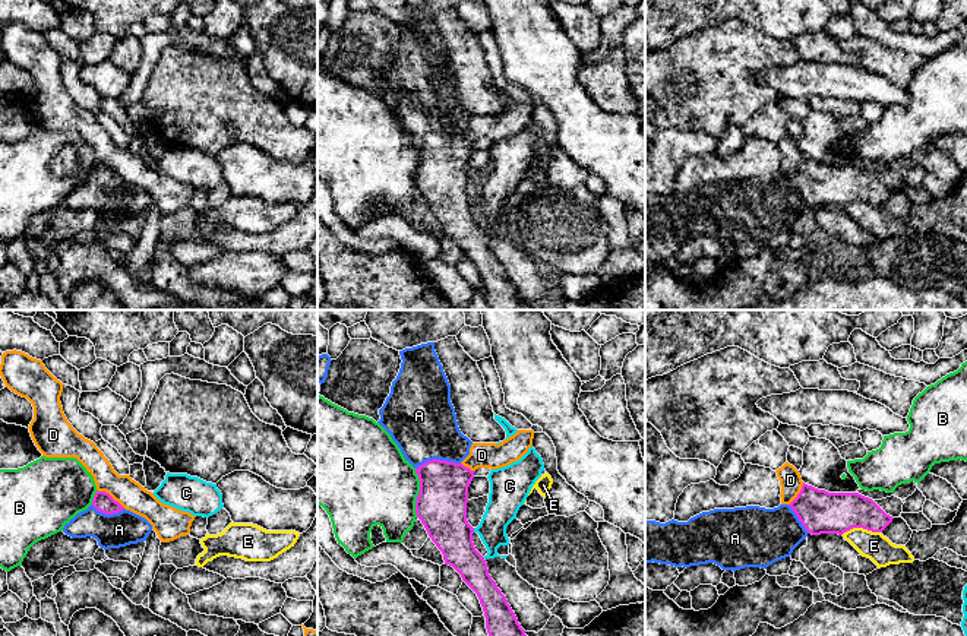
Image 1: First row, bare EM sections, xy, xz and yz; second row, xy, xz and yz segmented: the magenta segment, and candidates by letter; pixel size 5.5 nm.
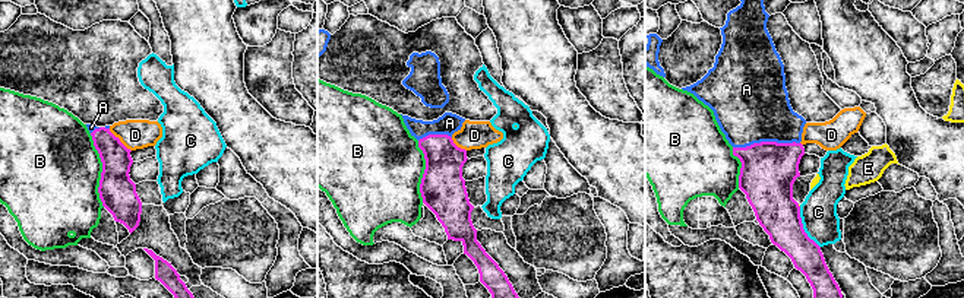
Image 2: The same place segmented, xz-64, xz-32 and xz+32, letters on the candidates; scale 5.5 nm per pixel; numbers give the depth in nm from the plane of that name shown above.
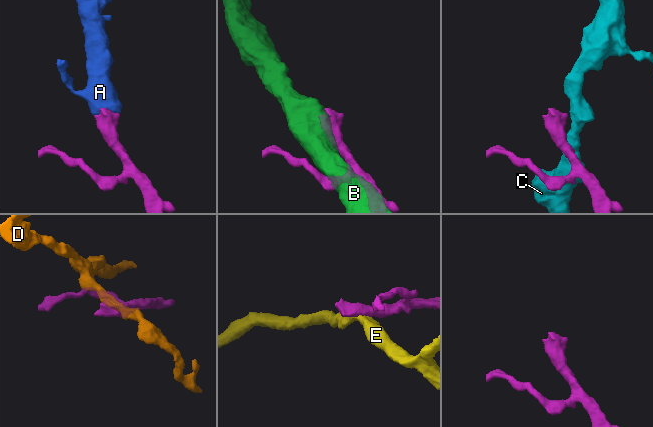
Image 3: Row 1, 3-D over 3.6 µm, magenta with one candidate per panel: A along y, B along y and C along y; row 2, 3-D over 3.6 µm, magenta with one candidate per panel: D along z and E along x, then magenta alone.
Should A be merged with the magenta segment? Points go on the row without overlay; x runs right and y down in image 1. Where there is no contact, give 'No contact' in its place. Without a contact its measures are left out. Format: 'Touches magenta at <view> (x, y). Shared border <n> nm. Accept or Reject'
Touches magenta at xz (438, 132). Shared border 260 nm. Accept

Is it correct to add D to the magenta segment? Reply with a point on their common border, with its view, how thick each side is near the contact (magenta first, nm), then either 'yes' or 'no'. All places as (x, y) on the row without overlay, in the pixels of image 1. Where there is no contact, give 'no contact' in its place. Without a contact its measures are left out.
xy (110, 168) | 110/160 nm | no

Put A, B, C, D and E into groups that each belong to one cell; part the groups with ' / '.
A / B / C / D / E

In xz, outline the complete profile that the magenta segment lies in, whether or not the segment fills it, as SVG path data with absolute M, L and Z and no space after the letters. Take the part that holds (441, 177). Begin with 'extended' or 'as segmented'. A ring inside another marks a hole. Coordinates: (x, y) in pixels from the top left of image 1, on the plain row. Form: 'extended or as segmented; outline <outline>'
extended; outline M434 15L399 23L401 41L377 94L401 121L420 152L417 190L452 238L477 266L490 310L525 310L506 269L489 247L467 193L474 143L461 135L473 114L458 99L451 57Z

